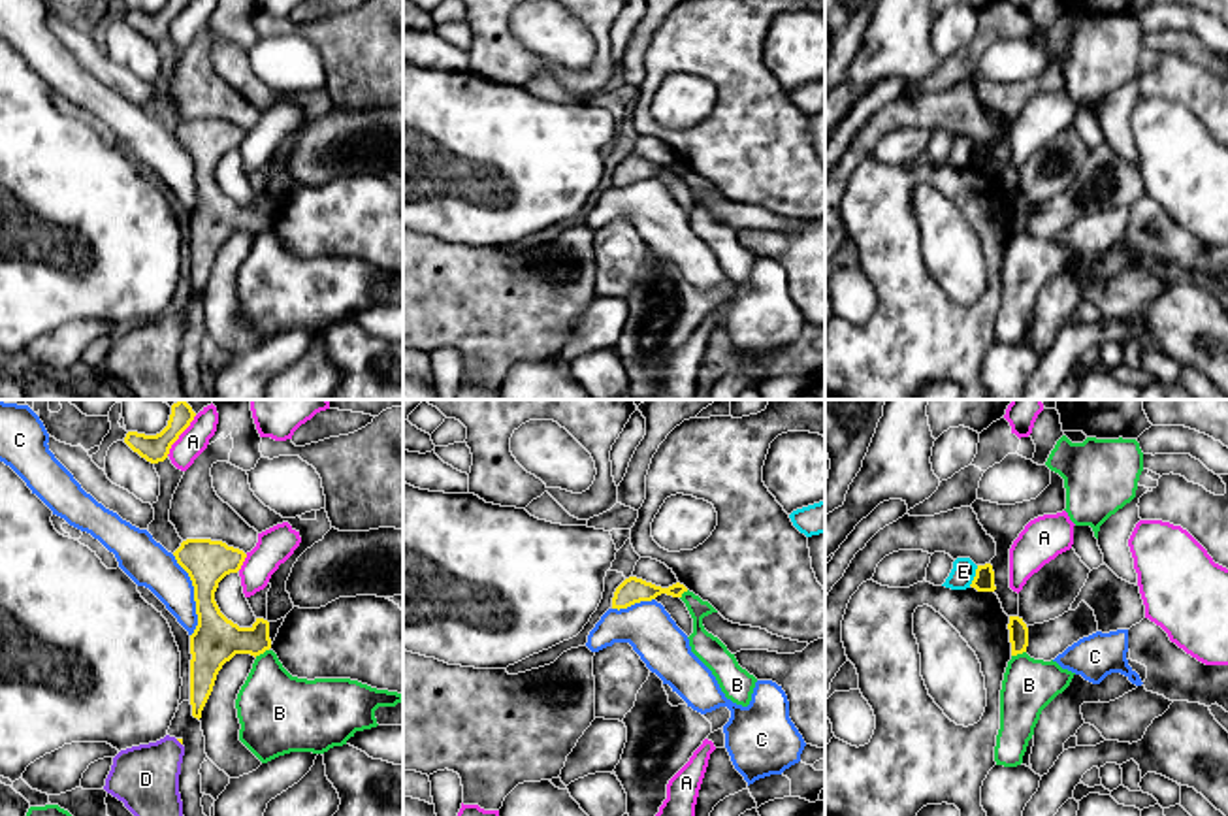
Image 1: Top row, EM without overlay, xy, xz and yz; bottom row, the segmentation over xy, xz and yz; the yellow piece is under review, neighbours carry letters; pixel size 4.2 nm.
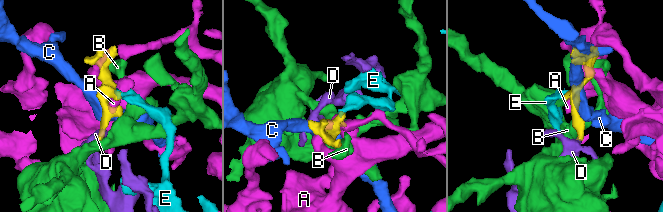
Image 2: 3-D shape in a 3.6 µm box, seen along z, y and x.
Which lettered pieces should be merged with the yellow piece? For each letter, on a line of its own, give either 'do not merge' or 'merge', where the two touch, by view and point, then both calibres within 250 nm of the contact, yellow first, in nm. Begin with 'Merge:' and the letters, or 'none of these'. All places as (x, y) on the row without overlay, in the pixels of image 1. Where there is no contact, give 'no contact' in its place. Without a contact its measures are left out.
Merge: D
A: do not merge | xy (177, 16) | 120/120 nm
B: do not merge | yz (1017, 230) | 80/220 nm
C: do not merge | xy (194, 174) | 200/190 nm
D: merge | xy (179, 319) | 20/280 nm
E: do not merge | yz (976, 153) | 90/100 nm

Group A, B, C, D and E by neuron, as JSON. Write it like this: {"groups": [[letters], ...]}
{"groups": [["A"], ["B"], ["C"], ["D"], ["E"]]}

